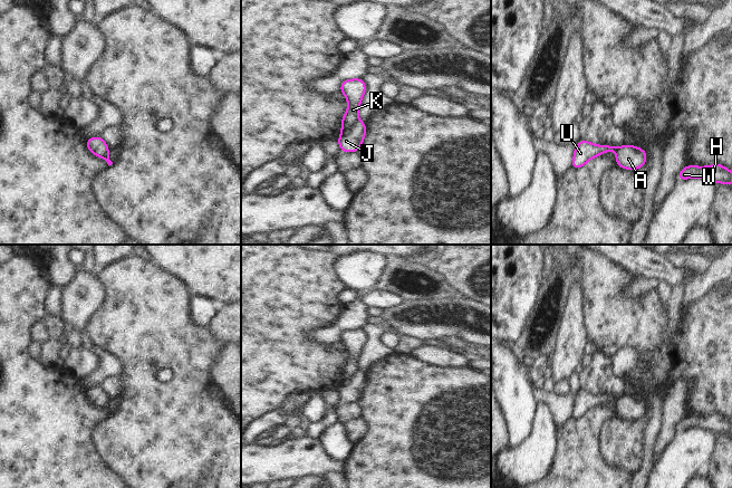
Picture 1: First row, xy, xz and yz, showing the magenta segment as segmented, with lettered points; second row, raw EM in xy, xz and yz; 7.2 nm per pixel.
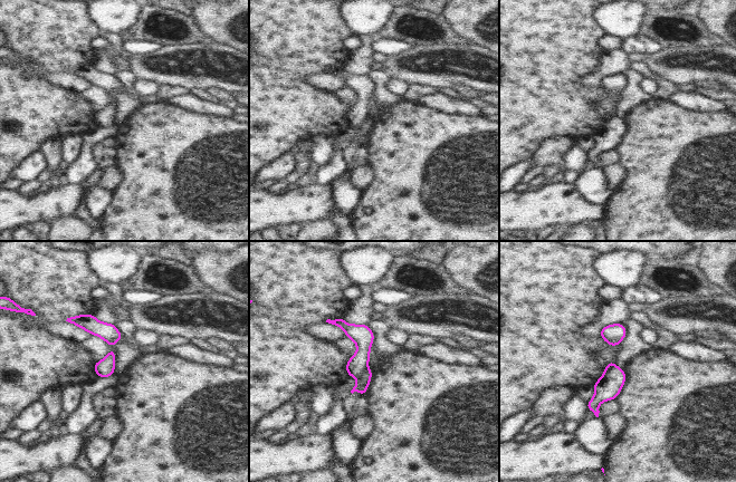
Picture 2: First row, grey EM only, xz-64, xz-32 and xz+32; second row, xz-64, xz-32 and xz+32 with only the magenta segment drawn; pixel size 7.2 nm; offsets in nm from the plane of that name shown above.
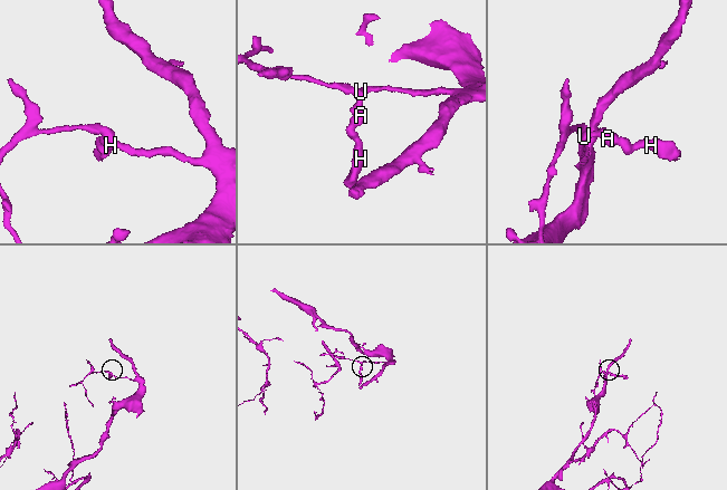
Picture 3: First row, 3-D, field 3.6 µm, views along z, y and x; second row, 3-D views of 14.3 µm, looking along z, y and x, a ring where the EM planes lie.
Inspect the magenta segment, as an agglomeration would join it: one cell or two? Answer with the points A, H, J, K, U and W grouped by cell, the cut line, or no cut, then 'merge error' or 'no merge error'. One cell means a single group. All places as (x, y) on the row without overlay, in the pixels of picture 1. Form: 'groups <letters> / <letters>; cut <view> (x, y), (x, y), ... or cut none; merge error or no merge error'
groups A H J W / K U; cut xz (358, 370), (347, 379), (342, 380); merge error

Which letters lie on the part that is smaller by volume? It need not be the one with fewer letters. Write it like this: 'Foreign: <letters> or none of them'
Foreign: A, H, J, W

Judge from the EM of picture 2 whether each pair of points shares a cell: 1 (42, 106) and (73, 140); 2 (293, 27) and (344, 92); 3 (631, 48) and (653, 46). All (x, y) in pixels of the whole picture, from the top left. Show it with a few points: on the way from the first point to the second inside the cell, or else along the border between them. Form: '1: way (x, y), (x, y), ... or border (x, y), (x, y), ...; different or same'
1: border (78, 134), (68, 134), (60, 137); different
2: border (332, 93), (350, 107); different
3: way (637, 46), (648, 46); same

